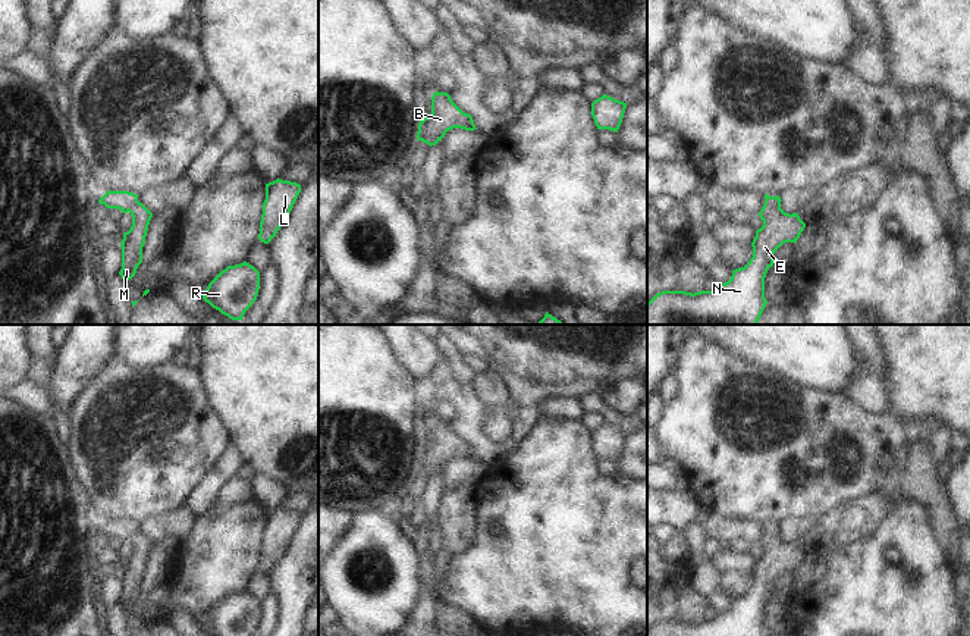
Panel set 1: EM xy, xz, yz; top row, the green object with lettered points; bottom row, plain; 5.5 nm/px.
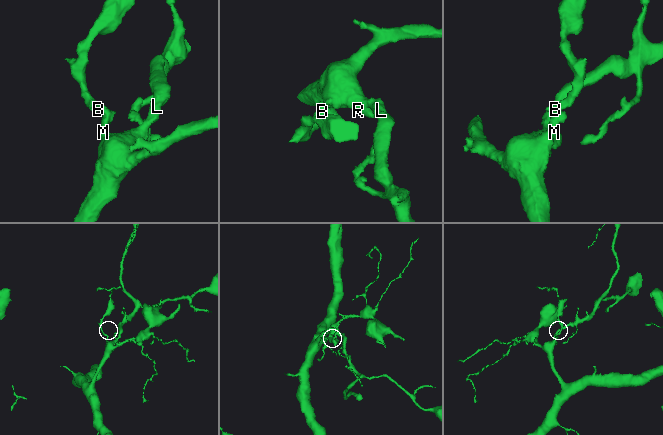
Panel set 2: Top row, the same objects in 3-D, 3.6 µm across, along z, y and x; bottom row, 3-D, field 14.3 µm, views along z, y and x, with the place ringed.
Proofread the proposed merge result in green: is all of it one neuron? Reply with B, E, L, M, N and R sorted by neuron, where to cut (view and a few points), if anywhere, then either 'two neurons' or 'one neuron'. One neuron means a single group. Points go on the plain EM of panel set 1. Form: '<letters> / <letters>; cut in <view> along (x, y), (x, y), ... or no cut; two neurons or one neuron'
B E L M N R; no cut; one neuron

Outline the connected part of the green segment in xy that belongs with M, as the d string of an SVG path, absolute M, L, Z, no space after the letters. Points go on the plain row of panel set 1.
M107 520L100 529L107 538L119 538L122 542L131 542L132 555L123 563L122 568L122 598L119 604L126 611L136 602L142 592L142 576L153 542L138 530L138 524L129 520Z

